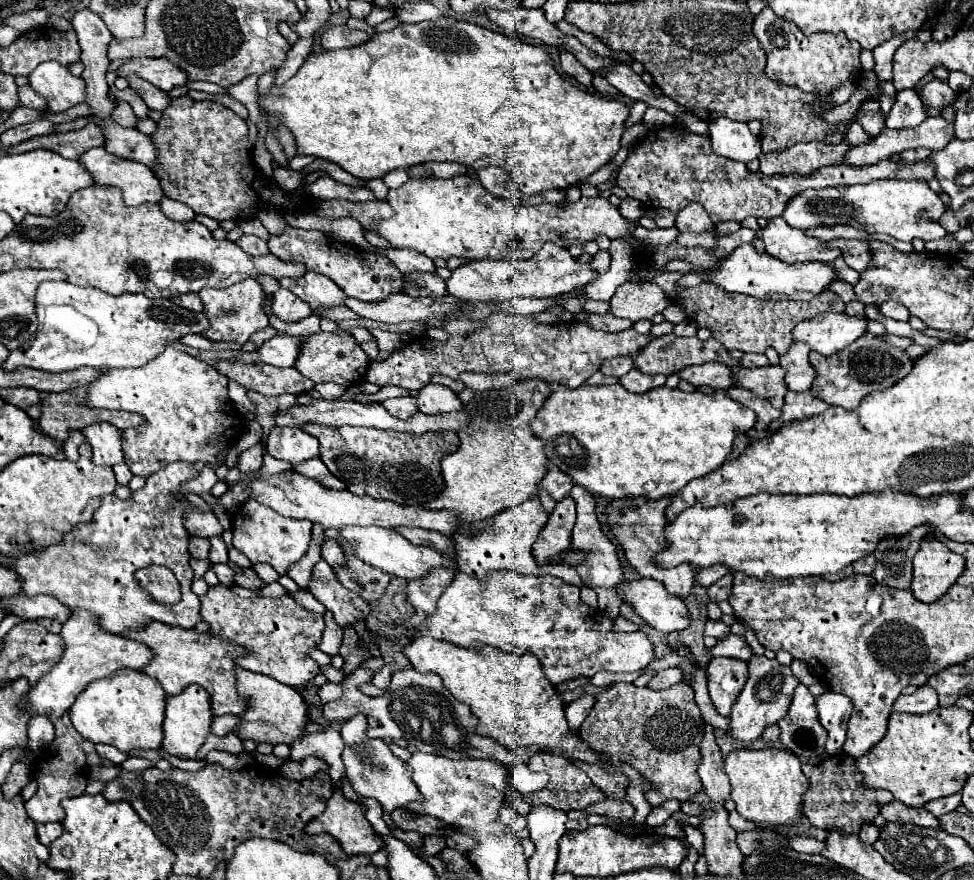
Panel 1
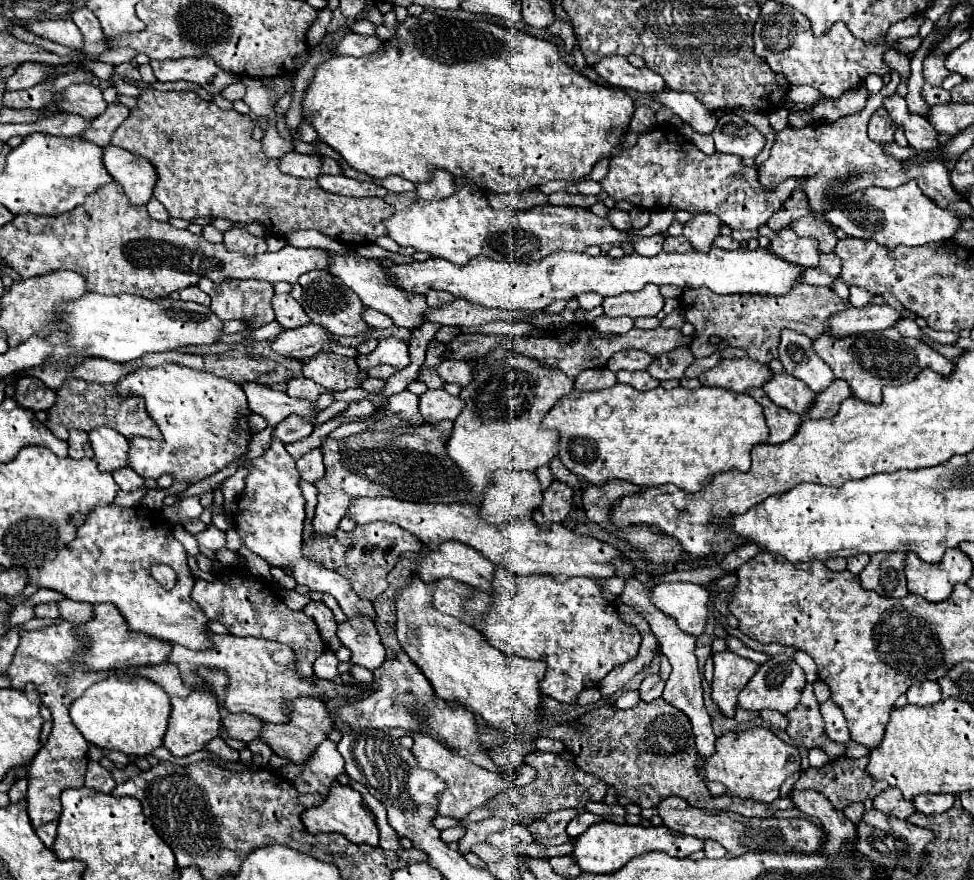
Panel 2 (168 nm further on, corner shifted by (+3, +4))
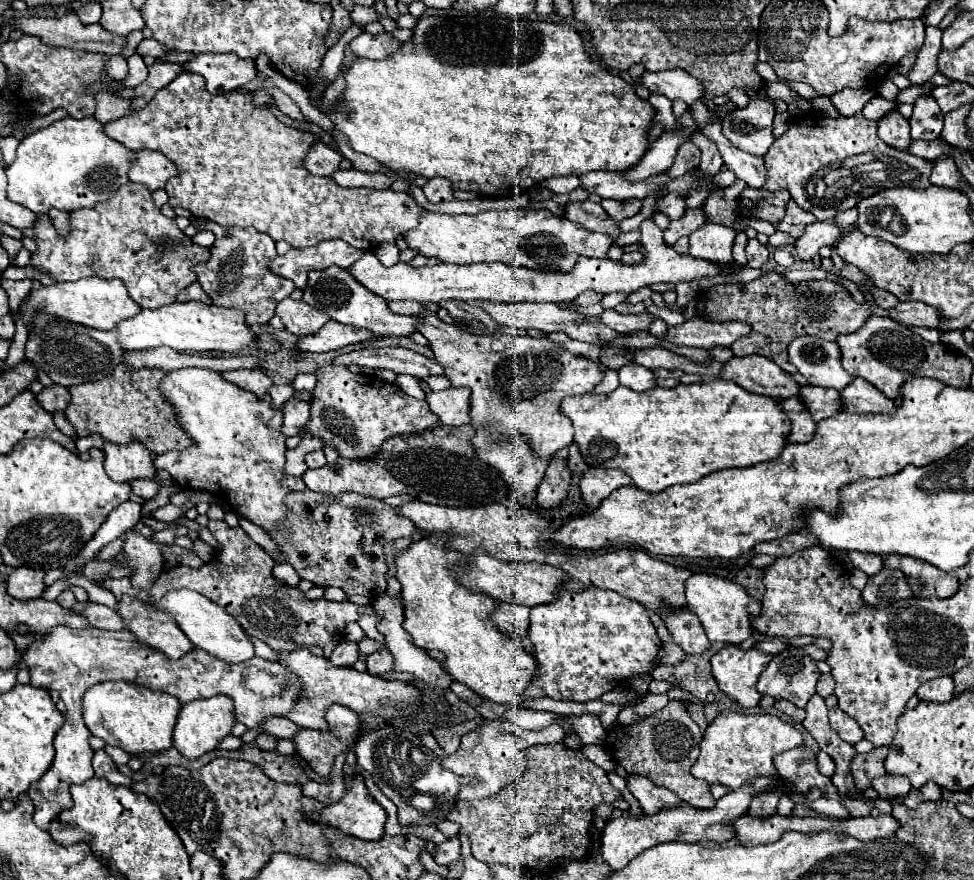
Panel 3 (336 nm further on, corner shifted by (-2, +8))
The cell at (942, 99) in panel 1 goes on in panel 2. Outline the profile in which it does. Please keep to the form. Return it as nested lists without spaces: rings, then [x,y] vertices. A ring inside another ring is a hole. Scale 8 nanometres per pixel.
[[[928,54],[928,58],[924,60],[924,80],[928,84],[934,86],[942,86],[944,78],[948,76],[948,68],[944,66],[944,56],[936,56],[936,54]]]

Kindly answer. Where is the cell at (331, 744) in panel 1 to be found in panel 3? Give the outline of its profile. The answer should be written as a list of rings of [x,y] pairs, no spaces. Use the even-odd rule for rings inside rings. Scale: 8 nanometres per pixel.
[[[337,756],[337,758],[335,758],[335,768],[333,768],[331,780],[329,780],[327,784],[319,784],[319,782],[307,782],[307,784],[303,784],[303,794],[305,794],[307,798],[319,800],[323,806],[339,802],[339,800],[341,800],[341,796],[345,794],[343,764],[345,764],[345,756]]]

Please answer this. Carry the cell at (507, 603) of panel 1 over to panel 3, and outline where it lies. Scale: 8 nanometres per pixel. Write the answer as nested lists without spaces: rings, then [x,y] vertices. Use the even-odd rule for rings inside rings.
[[[561,590],[557,602],[531,610],[529,640],[535,648],[541,690],[553,700],[587,702],[601,698],[633,676],[647,676],[655,668],[659,636],[649,610],[611,590]]]

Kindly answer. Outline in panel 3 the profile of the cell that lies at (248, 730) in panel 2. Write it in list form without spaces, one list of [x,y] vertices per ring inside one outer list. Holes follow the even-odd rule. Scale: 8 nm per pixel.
[[[269,718],[269,722],[265,722],[263,728],[257,728],[257,732],[273,734],[277,738],[293,738],[299,730],[301,730],[301,726],[297,726],[295,722],[291,722],[287,718]]]

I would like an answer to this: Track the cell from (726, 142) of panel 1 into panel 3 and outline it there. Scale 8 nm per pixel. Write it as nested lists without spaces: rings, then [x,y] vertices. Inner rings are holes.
[[[751,98],[745,108],[737,108],[723,118],[723,136],[739,150],[765,156],[775,140],[773,116],[775,108],[771,102]]]

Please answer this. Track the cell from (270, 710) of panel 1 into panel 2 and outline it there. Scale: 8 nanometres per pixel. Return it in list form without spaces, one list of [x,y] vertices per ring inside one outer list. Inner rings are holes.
[[[300,696],[296,700],[290,700],[288,706],[284,706],[288,710],[284,710],[288,714],[288,722],[286,724],[268,724],[264,722],[262,730],[260,730],[260,740],[266,742],[274,754],[286,756],[290,758],[294,764],[304,762],[304,758],[308,758],[308,754],[328,736],[328,732],[332,730],[332,716],[326,710],[324,702],[312,696]]]

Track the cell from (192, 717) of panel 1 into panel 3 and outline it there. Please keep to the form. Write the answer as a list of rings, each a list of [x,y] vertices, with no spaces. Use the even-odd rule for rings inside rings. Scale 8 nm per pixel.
[[[211,696],[207,700],[193,700],[183,704],[177,724],[175,724],[175,734],[173,734],[173,746],[185,756],[185,758],[199,758],[205,752],[211,752],[221,744],[225,736],[231,734],[231,728],[235,724],[233,716],[233,700],[229,696]]]

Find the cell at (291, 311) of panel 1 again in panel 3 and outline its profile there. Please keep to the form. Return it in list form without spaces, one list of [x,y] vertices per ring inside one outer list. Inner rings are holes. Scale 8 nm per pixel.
[[[285,298],[277,304],[277,316],[283,320],[285,328],[297,336],[315,334],[329,322],[329,316],[325,312],[313,310],[303,300],[297,302],[291,298]]]

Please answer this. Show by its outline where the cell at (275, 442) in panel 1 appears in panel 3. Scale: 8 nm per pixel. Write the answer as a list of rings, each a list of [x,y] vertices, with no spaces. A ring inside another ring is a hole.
[[[289,398],[283,406],[283,426],[281,426],[281,434],[285,436],[299,436],[303,432],[305,420],[309,420],[309,402],[297,400],[297,398]]]

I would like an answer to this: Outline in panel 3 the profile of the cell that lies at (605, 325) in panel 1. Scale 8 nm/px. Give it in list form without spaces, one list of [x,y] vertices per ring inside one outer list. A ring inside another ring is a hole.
[[[605,310],[603,316],[601,316],[601,322],[605,322],[609,328],[621,332],[621,334],[631,334],[631,332],[637,332],[637,330],[649,330],[649,324],[653,322],[655,318],[647,312],[643,314],[617,314],[615,310]]]

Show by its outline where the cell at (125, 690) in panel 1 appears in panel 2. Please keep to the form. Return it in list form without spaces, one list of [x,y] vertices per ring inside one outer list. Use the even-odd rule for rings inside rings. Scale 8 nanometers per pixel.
[[[136,674],[108,676],[94,682],[80,698],[70,706],[70,716],[80,734],[104,748],[118,750],[128,756],[146,756],[154,748],[162,746],[162,738],[168,726],[170,696],[152,680],[140,678]]]

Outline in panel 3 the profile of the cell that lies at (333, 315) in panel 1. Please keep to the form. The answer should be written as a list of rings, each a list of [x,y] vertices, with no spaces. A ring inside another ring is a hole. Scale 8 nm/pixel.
[[[391,302],[389,308],[395,314],[409,314],[409,316],[417,316],[419,312],[423,312],[421,304],[417,304],[417,302]]]

